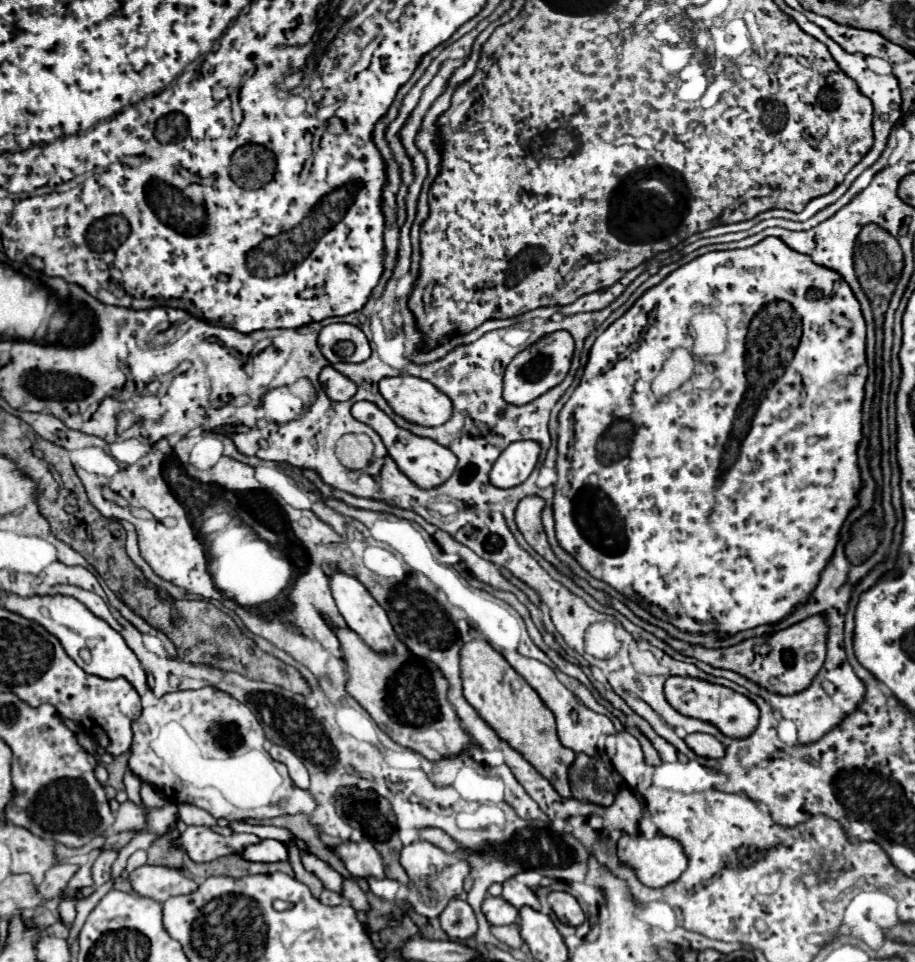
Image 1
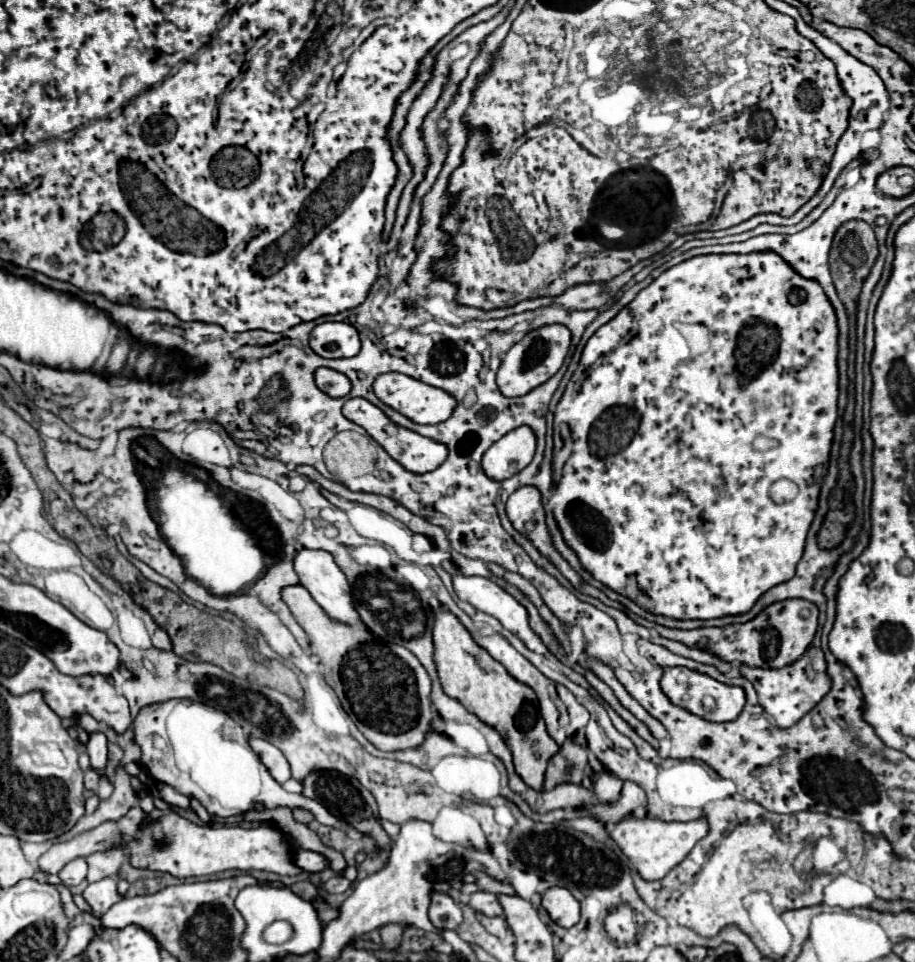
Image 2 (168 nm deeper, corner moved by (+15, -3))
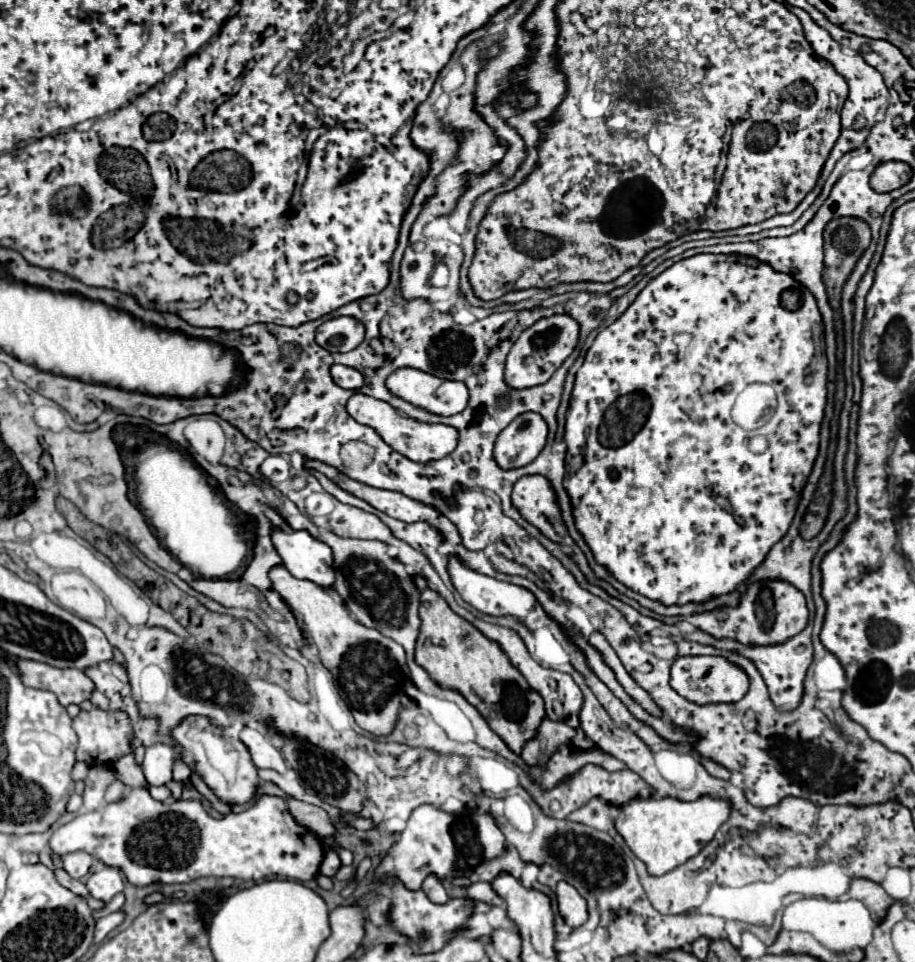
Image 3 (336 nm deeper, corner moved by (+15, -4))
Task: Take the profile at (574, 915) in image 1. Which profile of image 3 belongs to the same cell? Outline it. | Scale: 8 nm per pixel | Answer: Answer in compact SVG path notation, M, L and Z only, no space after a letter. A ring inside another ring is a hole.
M559 882L555 896L557 896L559 914L563 916L565 924L569 924L571 928L577 928L587 920L587 902L573 886L569 886L567 882Z

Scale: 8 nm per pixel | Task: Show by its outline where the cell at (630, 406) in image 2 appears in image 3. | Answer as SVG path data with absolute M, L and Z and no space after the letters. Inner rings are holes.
M697 254L687 260L679 260L657 278L653 278L635 302L609 326L603 328L587 350L583 366L577 370L573 394L565 414L565 444L567 452L583 452L583 462L575 474L565 482L565 490L571 498L573 518L579 534L591 548L595 560L605 566L621 584L633 592L657 600L665 606L683 606L689 602L707 602L711 598L729 594L737 590L759 564L763 564L769 548L785 536L789 524L795 518L801 490L809 472L813 470L815 458L819 452L819 434L825 418L827 404L827 356L825 356L825 336L823 320L817 308L817 302L809 290L803 290L803 284L797 284L789 274L775 272L769 264L759 262L749 256L725 256L725 254ZM677 332L691 332L691 352L679 352L673 336ZM765 382L771 384L777 392L777 410L771 420L761 426L767 438L767 450L763 454L753 454L747 448L753 430L743 430L731 420L731 406L747 384Z

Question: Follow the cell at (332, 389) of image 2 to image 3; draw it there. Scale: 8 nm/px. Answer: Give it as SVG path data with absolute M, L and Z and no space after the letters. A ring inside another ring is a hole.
M333 364L331 366L331 376L333 376L333 382L341 388L347 388L347 390L359 390L363 386L363 376L349 368L349 366L341 366L341 364Z

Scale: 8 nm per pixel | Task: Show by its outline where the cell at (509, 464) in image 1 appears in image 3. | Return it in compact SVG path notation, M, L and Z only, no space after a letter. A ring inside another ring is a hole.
M539 414L517 416L495 442L495 462L499 468L523 468L531 464L547 442L547 424Z

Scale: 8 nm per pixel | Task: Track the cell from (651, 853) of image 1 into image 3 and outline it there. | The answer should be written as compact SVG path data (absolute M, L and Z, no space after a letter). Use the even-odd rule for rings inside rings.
M703 796L695 802L681 802L675 798L635 798L621 808L621 814L615 820L615 828L631 852L641 862L645 862L647 872L651 876L661 876L699 854L699 850L713 840L715 832L727 818L729 802L711 796Z

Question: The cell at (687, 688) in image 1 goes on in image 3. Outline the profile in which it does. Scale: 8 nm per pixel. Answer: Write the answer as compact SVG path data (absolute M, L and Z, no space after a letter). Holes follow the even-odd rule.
M685 656L673 662L669 684L679 696L695 704L733 704L745 696L749 678L741 668L729 664L721 656Z

